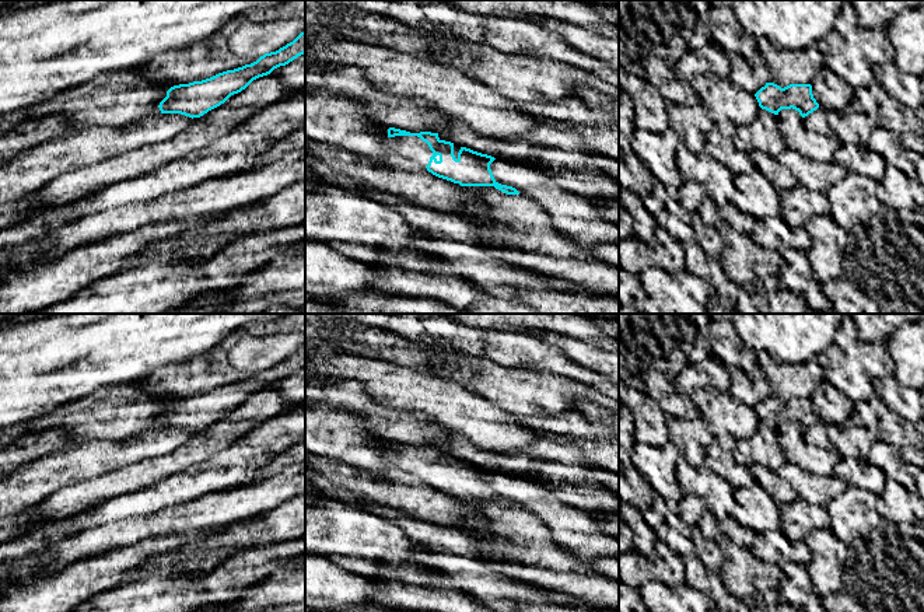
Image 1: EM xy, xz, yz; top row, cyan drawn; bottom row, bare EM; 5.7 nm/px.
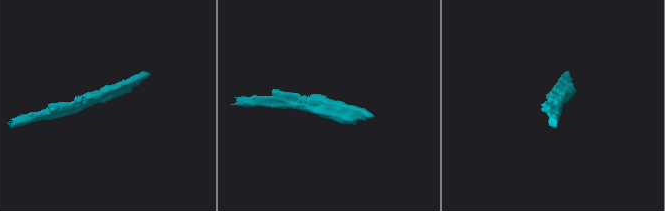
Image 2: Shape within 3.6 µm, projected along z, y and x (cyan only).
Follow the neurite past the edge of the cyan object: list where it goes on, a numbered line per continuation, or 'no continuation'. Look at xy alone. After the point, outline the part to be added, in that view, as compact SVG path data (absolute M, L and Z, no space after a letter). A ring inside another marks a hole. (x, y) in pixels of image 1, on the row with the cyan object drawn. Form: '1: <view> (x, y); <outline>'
no continuation

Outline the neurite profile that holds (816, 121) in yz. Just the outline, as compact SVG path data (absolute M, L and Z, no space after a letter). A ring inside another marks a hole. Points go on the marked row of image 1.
M818 108L804 118L805 126L811 132L818 132L826 136L834 136L834 129L829 125L827 111Z

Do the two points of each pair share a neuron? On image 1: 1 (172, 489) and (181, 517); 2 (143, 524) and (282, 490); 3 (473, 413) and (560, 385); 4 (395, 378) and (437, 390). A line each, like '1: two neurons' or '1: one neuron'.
1: two neurons
2: one neuron
3: two neurons
4: one neuron

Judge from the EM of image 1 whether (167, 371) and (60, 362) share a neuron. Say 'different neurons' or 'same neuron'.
different neurons

